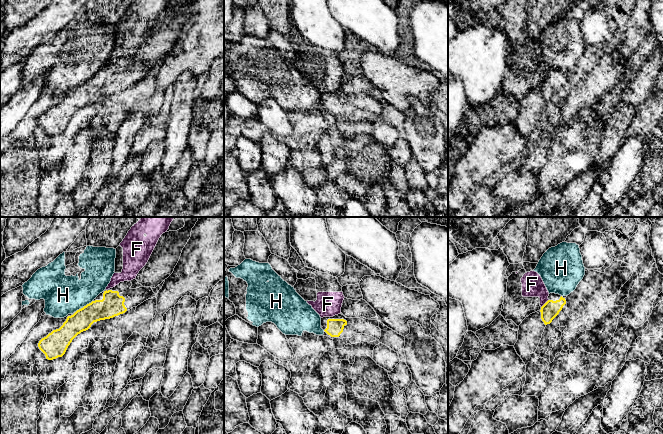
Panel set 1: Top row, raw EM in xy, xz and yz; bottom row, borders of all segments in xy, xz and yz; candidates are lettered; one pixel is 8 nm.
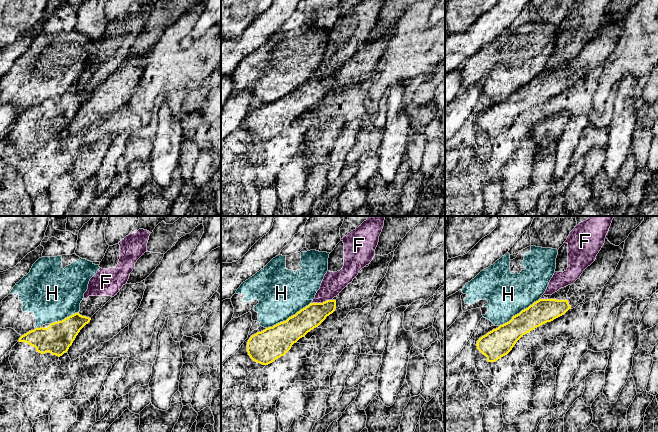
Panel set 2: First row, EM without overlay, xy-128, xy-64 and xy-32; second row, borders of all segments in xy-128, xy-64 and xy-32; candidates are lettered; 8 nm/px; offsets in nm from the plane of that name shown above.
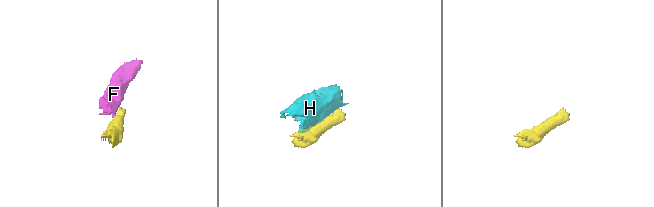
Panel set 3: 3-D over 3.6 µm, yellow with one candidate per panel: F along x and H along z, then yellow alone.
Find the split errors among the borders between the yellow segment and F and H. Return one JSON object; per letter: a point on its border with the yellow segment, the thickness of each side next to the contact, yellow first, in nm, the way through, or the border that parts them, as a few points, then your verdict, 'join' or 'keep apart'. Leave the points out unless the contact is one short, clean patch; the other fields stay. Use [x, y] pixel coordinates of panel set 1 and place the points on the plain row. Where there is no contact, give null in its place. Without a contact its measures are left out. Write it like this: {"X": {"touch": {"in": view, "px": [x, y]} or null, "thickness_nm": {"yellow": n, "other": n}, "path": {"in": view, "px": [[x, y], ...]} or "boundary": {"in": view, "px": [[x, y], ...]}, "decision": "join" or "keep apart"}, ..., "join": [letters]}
{"F": {"touch": {"in": "yz", "px": [545, 79]}, "thickness_nm": {"yellow": 140, "other": 180}, "boundary": {"in": "yz", "px": [[548, 75], [541, 83]]}, "decision": "keep apart"}, "H": {"touch": {"in": "xy", "px": [84, 82]}, "thickness_nm": {"yellow": 190, "other": 320}, "decision": "keep apart"}, "join": []}

